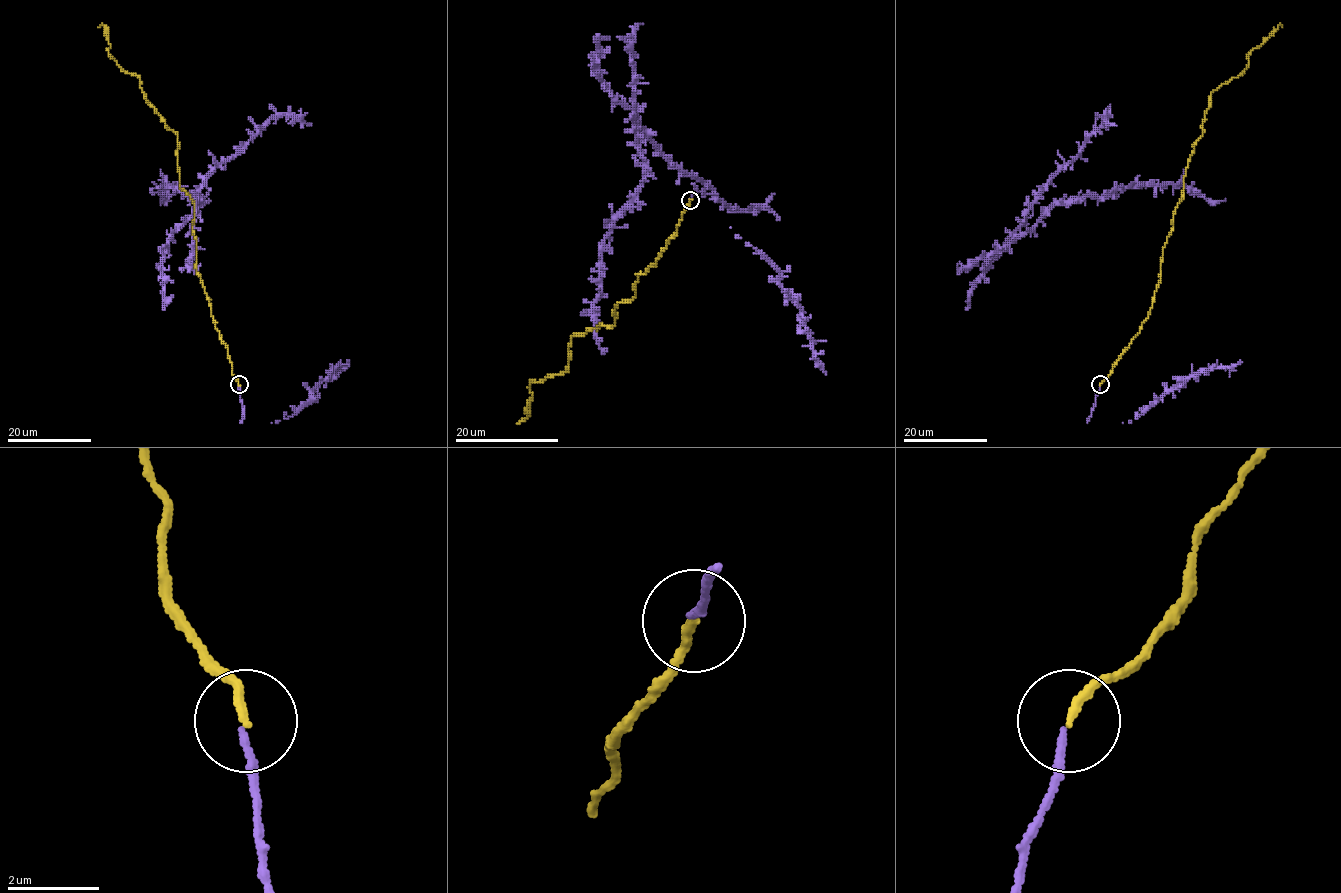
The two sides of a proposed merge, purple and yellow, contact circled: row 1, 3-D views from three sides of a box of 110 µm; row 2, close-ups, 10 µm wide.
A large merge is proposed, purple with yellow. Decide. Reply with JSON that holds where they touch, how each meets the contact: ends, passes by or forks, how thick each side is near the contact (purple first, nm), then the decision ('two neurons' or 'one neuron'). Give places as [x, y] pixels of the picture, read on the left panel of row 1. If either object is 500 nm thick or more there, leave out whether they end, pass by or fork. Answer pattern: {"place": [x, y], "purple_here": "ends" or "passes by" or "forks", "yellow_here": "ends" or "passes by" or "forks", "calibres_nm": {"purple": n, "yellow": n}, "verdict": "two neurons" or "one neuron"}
{"place": [239, 384], "purple_here": "ends", "yellow_here": "ends", "calibres_nm": {"purple": 150, "yellow": 200}, "verdict": "one neuron"}

